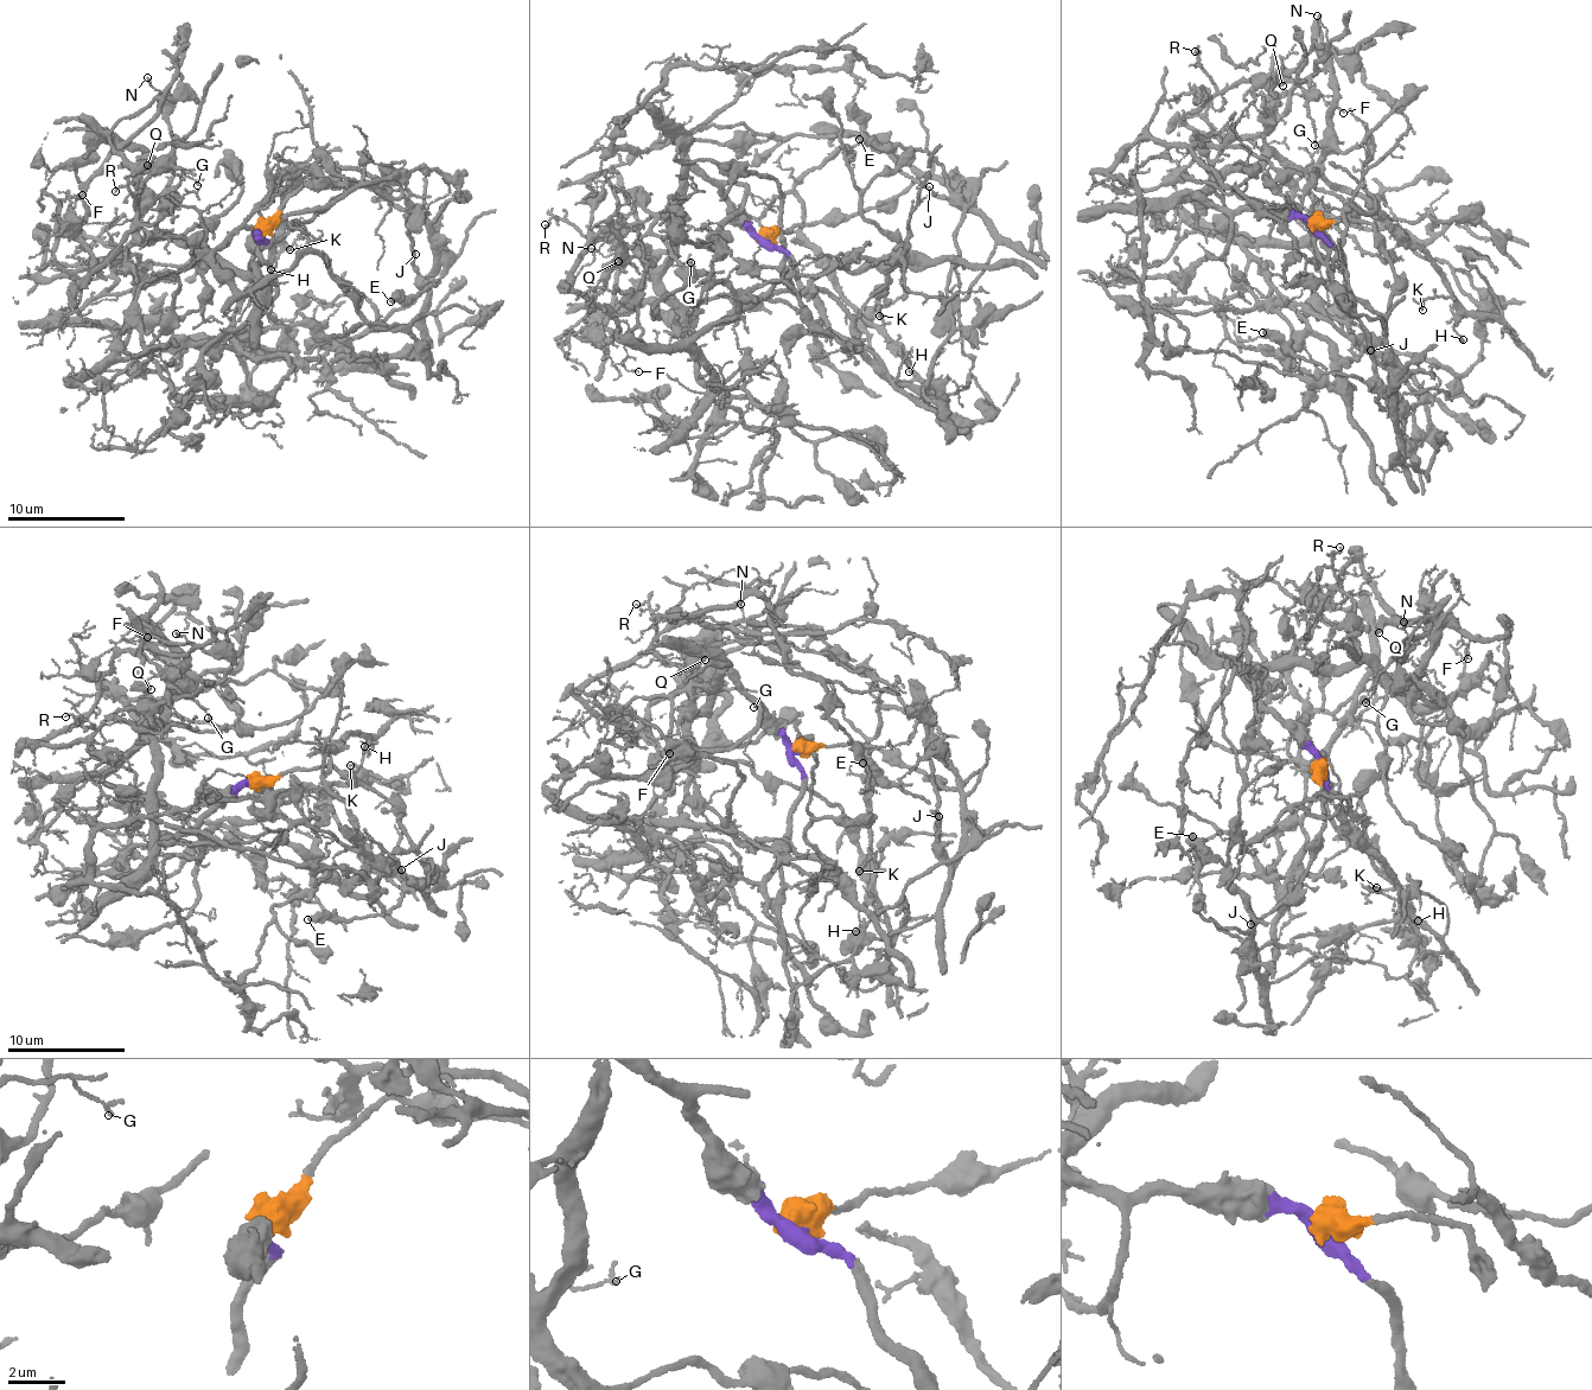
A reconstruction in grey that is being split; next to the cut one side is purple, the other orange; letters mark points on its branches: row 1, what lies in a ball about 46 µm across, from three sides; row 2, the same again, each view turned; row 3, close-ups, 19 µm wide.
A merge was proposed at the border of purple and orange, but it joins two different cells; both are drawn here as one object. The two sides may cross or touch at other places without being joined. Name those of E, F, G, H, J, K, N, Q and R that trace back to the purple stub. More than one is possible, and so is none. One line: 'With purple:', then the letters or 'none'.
With purple: F, G, N, Q, R

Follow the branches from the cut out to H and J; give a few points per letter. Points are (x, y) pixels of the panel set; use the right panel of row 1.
H: (1313, 224), (1384, 235), (1395, 273), (1377, 317), (1329, 259), (1349, 206), (1377, 212), (1427, 256), (1463, 339)
J: (1313, 224), (1322, 230), (1361, 221), (1384, 235), (1395, 273), (1386, 327), (1390, 389), (1369, 351)

